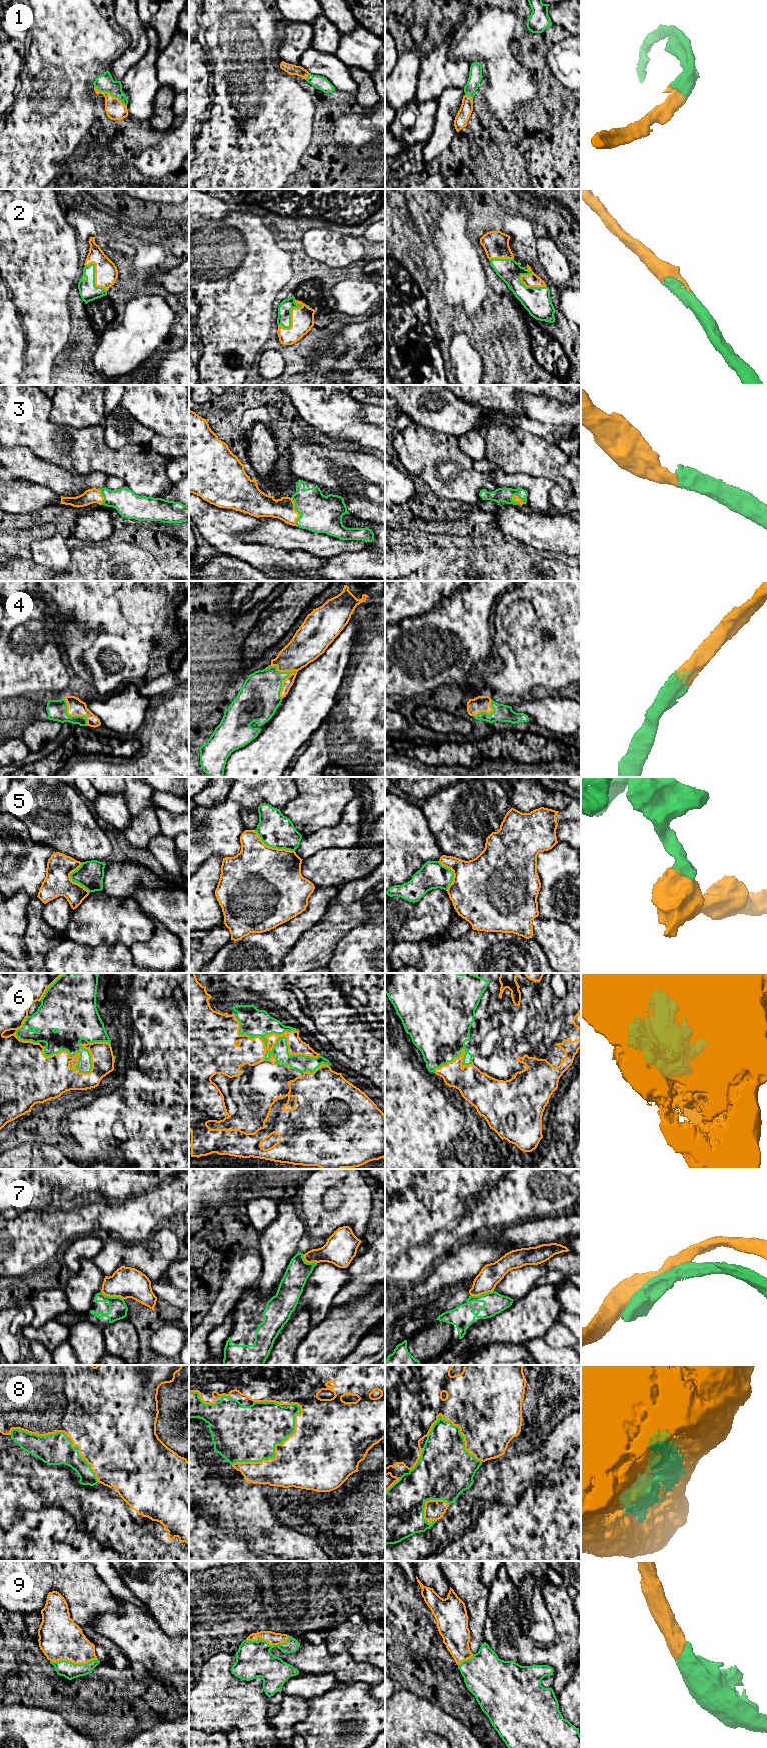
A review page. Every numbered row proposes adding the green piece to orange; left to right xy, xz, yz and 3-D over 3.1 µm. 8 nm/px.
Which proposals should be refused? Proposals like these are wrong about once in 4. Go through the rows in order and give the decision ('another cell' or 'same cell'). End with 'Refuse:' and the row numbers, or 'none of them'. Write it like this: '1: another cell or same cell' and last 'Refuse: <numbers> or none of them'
1: same cell
2: same cell
3: same cell
4: same cell
5: another cell
6: same cell
7: another cell
8: same cell
9: same cell
Refuse: 5, 7

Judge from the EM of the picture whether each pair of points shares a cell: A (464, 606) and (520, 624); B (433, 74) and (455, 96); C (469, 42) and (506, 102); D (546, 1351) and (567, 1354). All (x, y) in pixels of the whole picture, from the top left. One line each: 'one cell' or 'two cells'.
A: two cells
B: two cells
C: one cell
D: one cell

